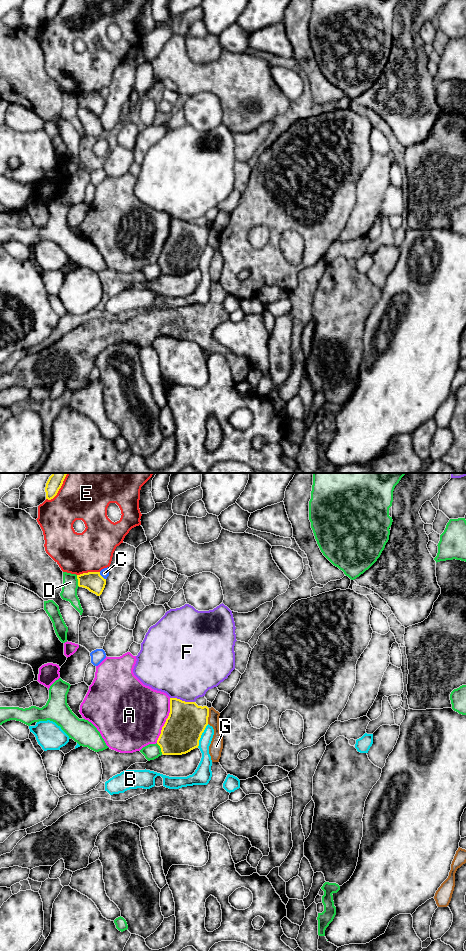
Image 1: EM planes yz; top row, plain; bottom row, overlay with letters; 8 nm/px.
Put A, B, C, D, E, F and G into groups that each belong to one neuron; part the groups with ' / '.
A / B / C G / D / E / F

